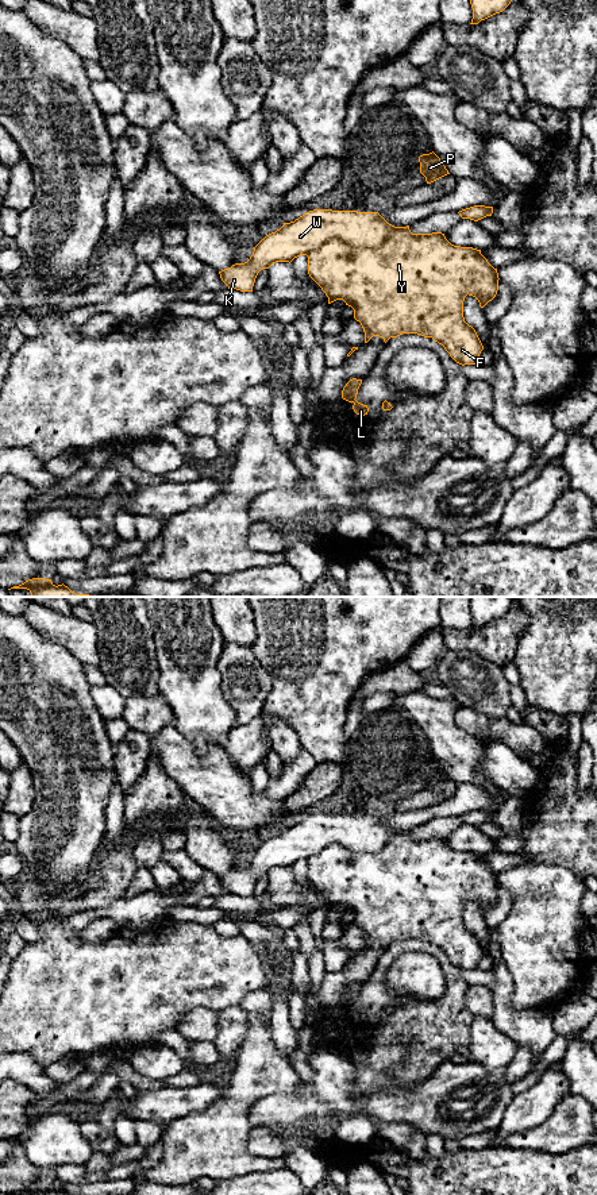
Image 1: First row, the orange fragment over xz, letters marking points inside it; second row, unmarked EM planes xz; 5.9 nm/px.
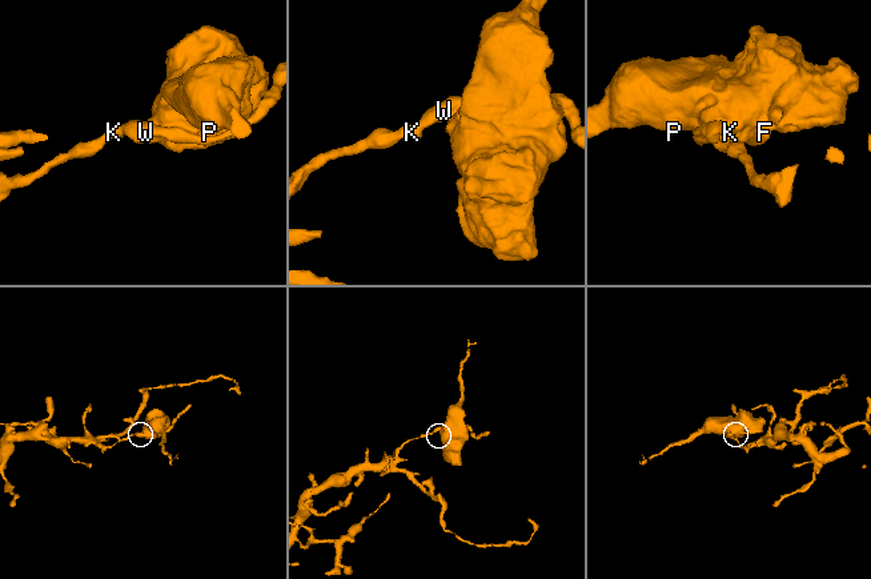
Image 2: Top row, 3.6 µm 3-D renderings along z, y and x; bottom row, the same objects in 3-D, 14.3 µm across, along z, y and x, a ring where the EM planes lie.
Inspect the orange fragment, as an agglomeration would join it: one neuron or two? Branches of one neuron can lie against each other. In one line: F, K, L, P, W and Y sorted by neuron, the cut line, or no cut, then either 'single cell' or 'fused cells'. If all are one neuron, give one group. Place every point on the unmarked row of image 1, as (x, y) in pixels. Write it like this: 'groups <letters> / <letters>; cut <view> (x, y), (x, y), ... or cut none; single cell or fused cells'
groups F L P Y / K W; cut xz (396, 832), (376, 851), (351, 851), (328, 844), (307, 860); fused cells

